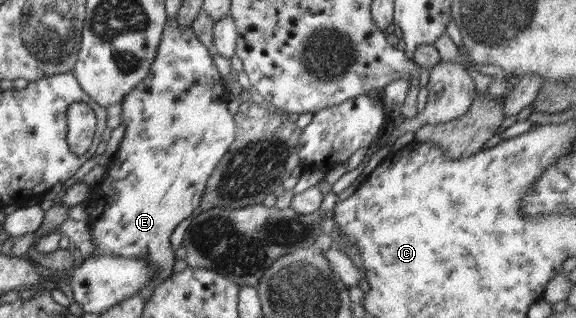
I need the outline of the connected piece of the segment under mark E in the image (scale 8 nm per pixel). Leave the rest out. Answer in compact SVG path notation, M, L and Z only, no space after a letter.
M168 17L162 34L149 75L120 103L120 124L125 125L125 135L109 162L105 182L94 186L97 199L101 201L99 216L95 207L88 218L92 225L92 240L96 245L91 256L123 256L143 260L156 269L150 282L139 293L145 301L159 282L176 271L173 268L175 252L169 241L171 233L200 204L203 187L233 143L237 129L234 115L227 110L231 95L227 93L223 79L213 63L212 53L197 39L192 26L181 27L175 18Z

